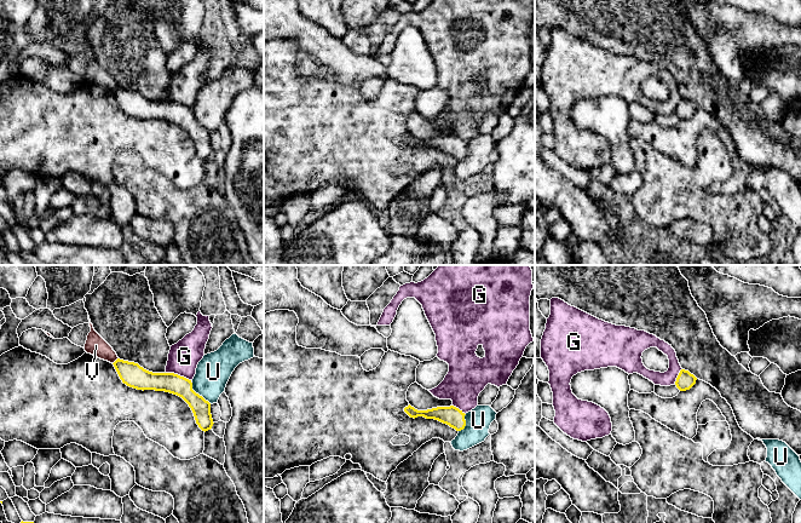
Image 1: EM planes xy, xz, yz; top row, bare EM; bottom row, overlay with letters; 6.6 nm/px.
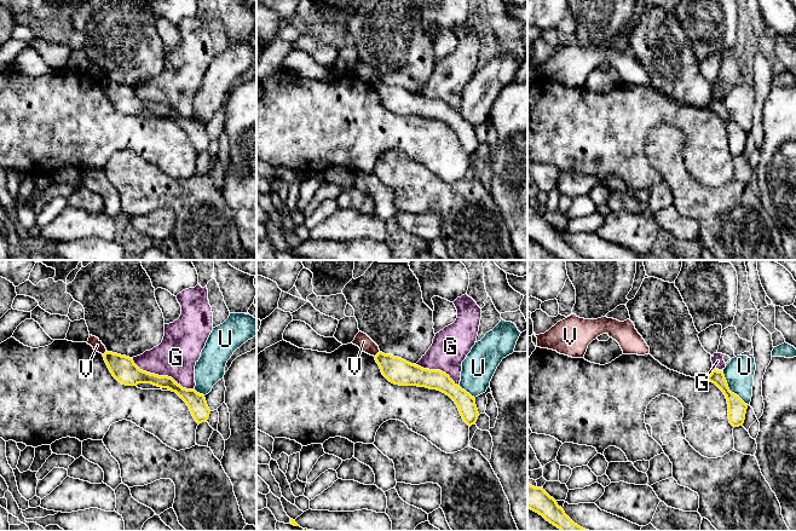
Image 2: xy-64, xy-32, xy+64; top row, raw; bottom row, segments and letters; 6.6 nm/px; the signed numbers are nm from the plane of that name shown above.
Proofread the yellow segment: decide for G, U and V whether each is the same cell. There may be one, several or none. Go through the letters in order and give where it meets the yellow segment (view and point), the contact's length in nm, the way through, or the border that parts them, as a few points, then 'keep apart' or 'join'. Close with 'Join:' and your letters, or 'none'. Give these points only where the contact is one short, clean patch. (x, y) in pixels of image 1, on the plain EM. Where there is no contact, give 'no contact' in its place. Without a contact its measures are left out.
G: contact xy (179, 104); length 190 nm; keep apart
U: contact xy (197, 122); length 200 nm; keep apart
V: contact xy (115, 90); length 60 nm; border xy (117, 86), (113, 92); keep apart
Join: none

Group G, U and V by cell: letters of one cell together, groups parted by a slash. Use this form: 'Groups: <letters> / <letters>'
Groups: G / U / V

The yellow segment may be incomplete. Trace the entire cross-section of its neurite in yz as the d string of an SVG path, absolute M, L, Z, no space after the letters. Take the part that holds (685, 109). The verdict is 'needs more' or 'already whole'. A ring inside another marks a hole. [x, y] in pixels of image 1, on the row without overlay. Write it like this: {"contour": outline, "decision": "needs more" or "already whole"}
{"contour": "M681 98L675 114L680 120L690 119L696 113L697 107L688 99Z", "decision": "already whole"}

